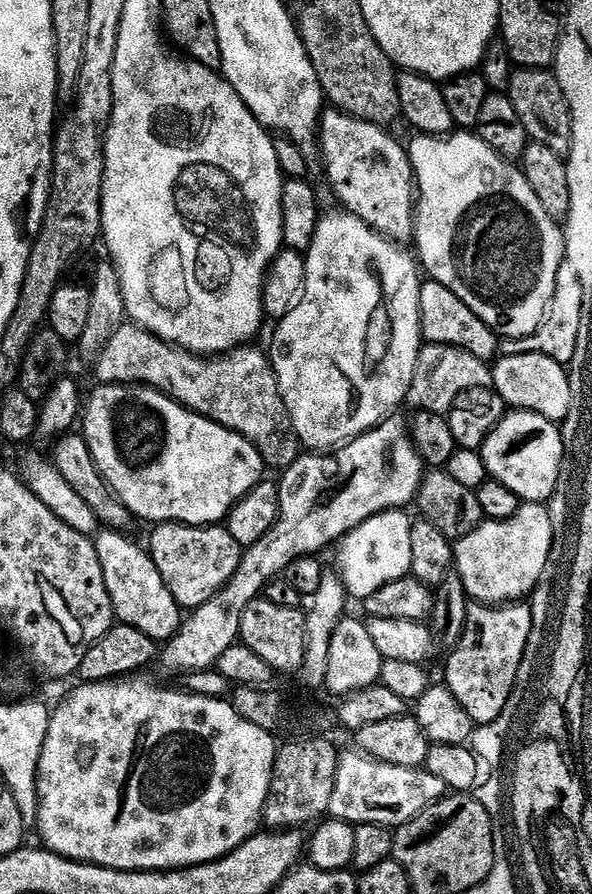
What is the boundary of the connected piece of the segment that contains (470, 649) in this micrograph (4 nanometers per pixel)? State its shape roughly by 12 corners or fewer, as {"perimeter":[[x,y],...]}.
{"perimeter":[[526,604],[469,607],[446,686],[473,725],[516,691]]}

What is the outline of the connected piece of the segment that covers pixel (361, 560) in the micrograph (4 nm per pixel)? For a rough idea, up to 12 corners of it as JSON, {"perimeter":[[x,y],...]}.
{"perimeter":[[404,510],[380,512],[342,571],[366,602],[411,573]]}

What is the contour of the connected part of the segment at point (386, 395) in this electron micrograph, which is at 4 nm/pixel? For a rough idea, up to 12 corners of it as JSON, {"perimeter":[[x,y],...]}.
{"perimeter":[[321,215],[270,359],[332,454],[409,399],[411,251]]}

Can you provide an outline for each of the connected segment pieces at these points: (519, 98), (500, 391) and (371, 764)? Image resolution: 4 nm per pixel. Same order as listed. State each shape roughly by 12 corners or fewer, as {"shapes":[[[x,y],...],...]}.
{"shapes":[[[513,73],[506,95],[529,141],[561,158],[572,150],[572,111],[559,76]],[[543,351],[501,355],[491,369],[509,409],[564,422],[573,381]],[[341,755],[331,815],[395,830],[449,795],[423,767]]]}

